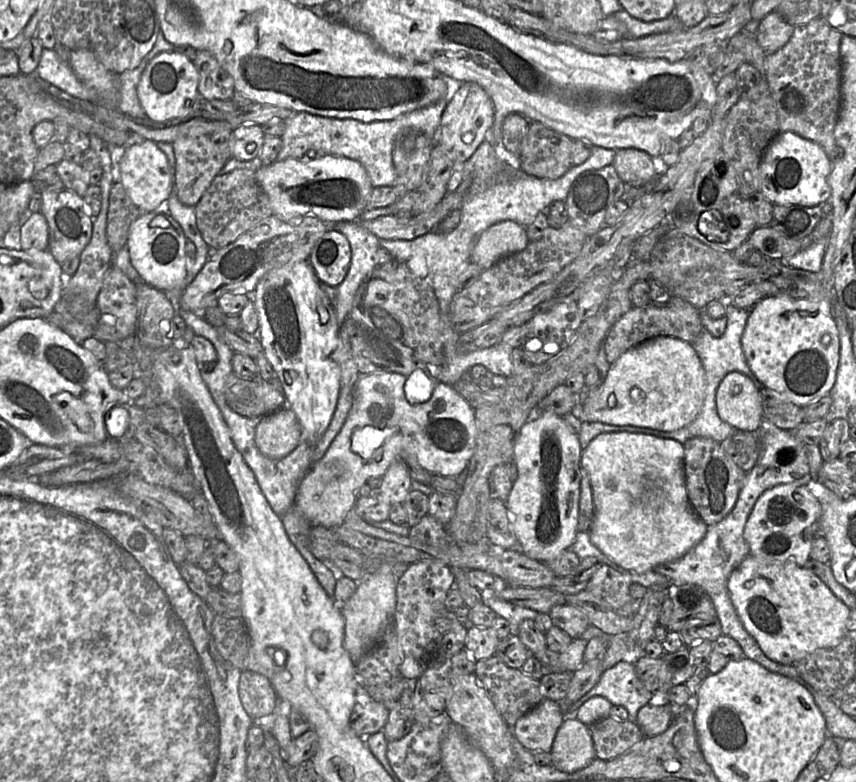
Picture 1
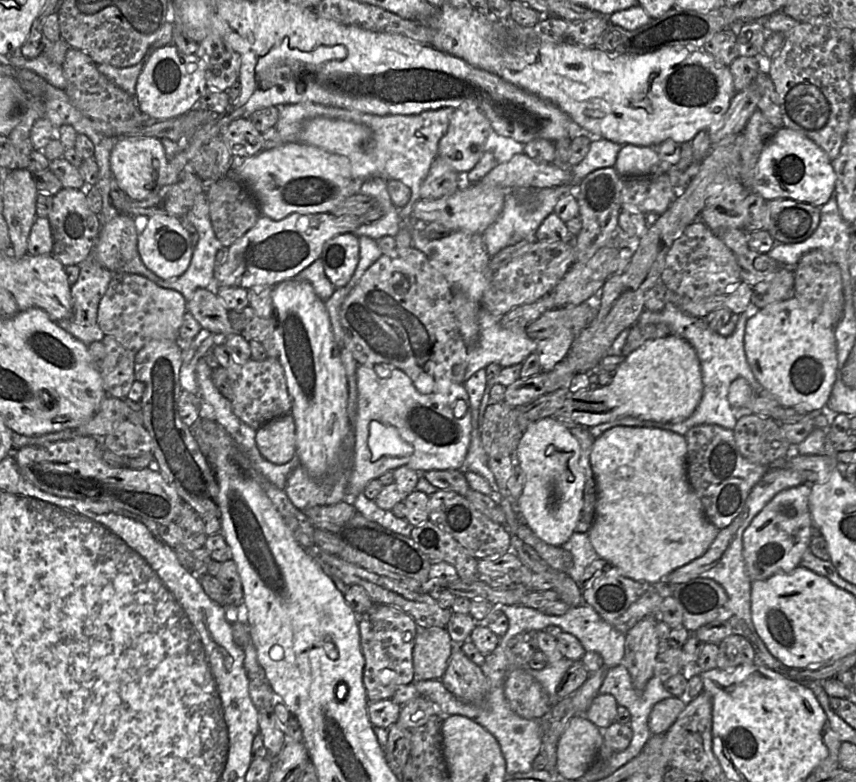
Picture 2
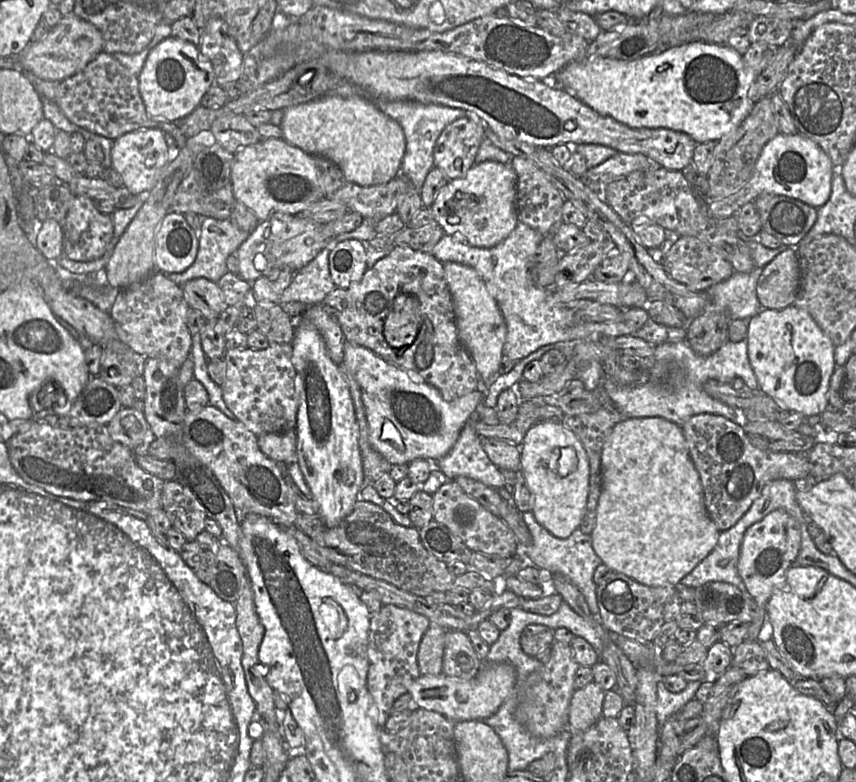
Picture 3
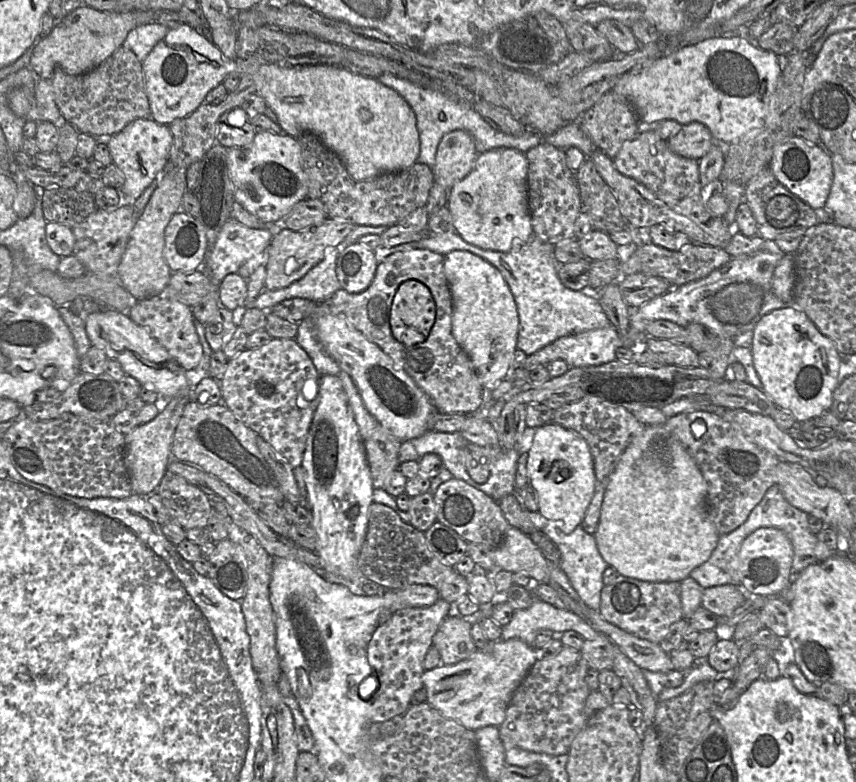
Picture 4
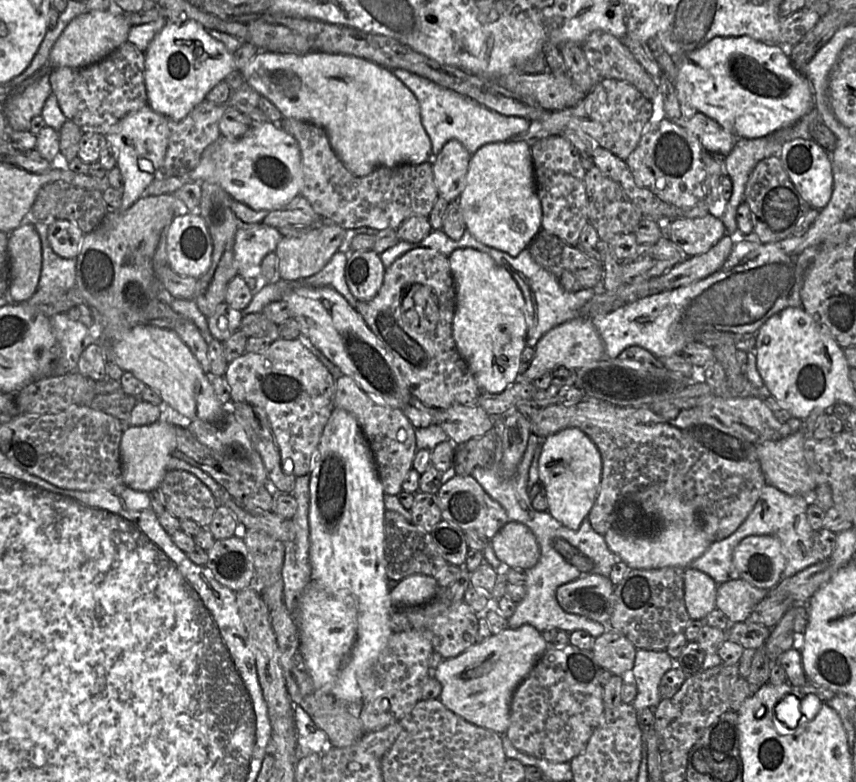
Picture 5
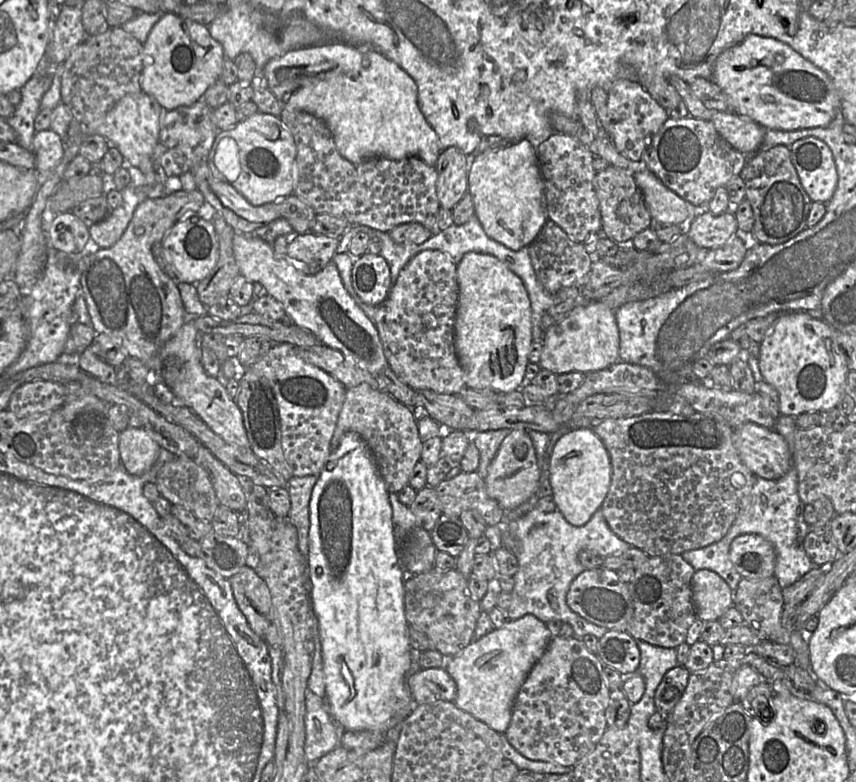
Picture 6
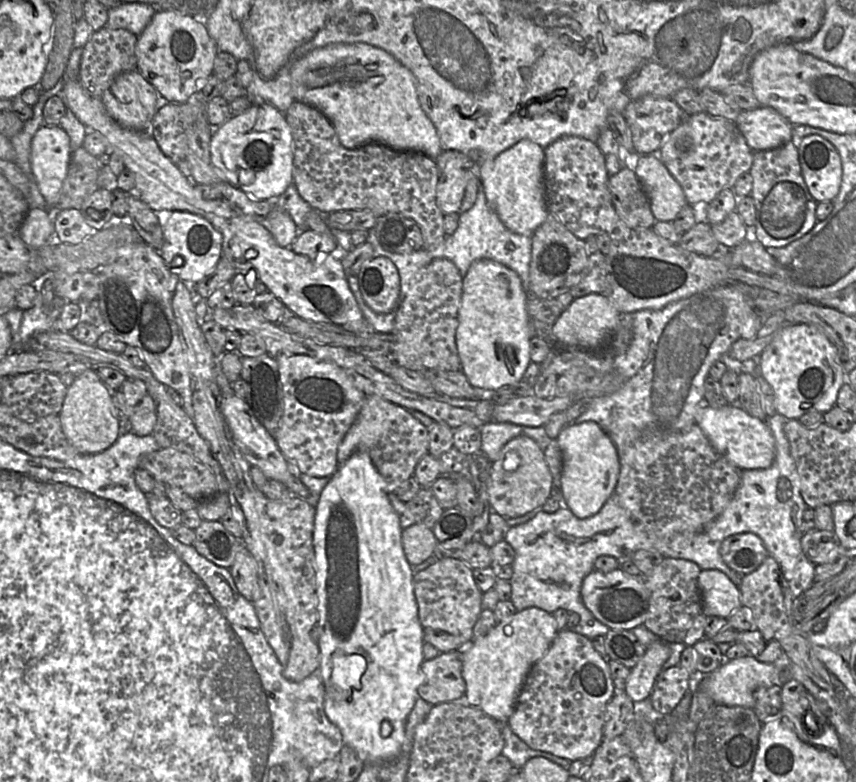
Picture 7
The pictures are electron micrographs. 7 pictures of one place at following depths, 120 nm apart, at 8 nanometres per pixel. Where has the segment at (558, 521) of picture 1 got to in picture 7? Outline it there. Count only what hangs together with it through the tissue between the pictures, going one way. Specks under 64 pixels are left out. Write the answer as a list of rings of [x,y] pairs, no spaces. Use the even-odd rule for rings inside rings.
[[[593,421],[568,423],[557,437],[562,453],[561,489],[565,506],[580,519],[595,515],[612,495],[619,476],[619,457],[607,433]]]

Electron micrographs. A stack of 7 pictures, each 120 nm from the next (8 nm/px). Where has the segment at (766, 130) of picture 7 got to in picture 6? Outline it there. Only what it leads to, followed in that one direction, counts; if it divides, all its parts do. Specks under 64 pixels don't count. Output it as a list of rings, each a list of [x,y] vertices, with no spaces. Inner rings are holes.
[[[717,112],[710,119],[717,132],[736,150],[750,155],[760,151],[766,129],[735,112]]]

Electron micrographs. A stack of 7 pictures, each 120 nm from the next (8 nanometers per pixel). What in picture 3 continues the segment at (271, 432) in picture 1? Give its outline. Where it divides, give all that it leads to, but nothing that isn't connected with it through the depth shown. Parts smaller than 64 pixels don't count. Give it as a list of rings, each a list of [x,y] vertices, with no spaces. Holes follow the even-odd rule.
[[[296,428],[279,433],[267,433],[258,437],[260,450],[278,464],[297,462]]]

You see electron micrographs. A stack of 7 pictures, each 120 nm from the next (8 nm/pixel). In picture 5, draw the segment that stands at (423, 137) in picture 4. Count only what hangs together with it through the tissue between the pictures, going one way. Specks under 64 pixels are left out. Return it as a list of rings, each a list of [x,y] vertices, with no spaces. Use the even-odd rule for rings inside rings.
[[[401,68],[390,70],[417,98],[422,124],[431,141],[429,162],[439,154],[449,140],[458,140],[471,154],[474,154],[486,144],[509,141],[517,135],[524,134],[530,127],[528,119],[506,116],[489,110],[485,106],[444,88],[425,77]]]

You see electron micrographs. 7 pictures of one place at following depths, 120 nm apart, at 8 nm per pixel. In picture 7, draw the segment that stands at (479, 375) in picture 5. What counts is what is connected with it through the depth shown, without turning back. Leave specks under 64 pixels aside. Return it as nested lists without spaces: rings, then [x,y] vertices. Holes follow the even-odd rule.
[[[490,259],[475,260],[463,277],[456,346],[469,383],[491,392],[519,382],[531,363],[530,319],[519,275]]]

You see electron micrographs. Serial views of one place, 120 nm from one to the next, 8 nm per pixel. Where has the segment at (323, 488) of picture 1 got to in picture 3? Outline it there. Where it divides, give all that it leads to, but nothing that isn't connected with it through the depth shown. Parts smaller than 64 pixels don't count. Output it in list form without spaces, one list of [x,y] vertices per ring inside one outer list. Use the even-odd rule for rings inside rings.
[[[345,341],[344,344],[343,362],[352,372],[361,391],[369,428],[370,444],[391,465],[409,464],[417,458],[436,461],[445,456],[456,443],[460,431],[476,410],[477,405],[484,399],[482,392],[475,390],[456,400],[446,401],[436,388],[425,383],[413,371],[395,366],[371,350],[348,341]]]

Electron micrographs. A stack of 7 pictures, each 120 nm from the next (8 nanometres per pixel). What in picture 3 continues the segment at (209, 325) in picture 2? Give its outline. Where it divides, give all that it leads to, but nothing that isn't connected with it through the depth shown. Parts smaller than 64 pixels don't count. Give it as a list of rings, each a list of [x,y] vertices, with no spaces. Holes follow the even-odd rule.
[[[206,278],[191,279],[181,287],[189,308],[199,310],[207,321],[217,320],[226,307],[217,283]]]

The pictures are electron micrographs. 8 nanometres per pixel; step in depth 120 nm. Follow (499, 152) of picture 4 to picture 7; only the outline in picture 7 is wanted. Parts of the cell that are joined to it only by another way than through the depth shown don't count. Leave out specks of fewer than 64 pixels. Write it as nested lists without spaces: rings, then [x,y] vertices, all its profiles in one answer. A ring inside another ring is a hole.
[[[520,140],[495,158],[482,161],[477,167],[480,186],[488,205],[505,227],[514,233],[532,236],[549,214],[544,160],[544,148],[530,140]]]

